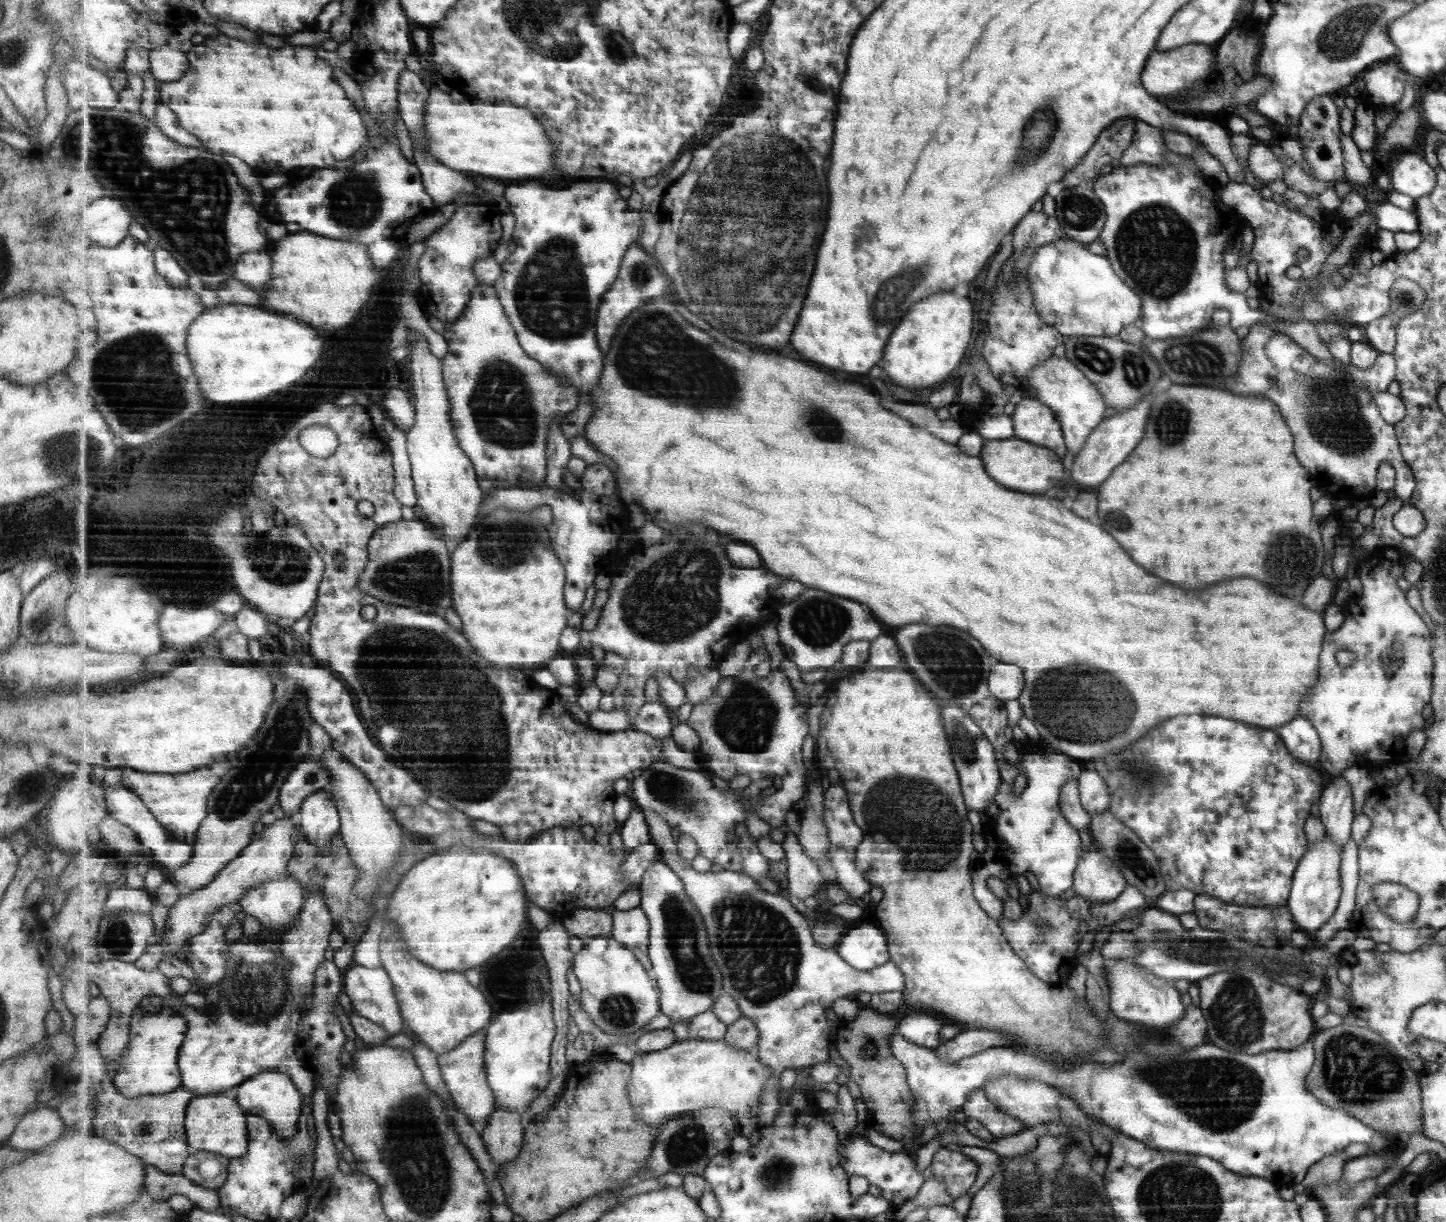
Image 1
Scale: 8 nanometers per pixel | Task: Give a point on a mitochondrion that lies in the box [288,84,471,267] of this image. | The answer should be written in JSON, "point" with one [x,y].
{"point":[354,204]}

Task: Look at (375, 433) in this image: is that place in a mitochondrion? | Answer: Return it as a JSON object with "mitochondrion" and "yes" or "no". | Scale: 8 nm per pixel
{"mitochondrion":"no"}

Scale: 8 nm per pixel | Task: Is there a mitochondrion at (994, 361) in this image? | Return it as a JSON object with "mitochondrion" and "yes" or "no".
{"mitochondrion":"no"}

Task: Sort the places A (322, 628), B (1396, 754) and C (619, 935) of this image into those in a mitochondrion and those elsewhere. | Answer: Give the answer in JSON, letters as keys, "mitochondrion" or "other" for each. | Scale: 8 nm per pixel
{"A":"other","B":"other","C":"other"}

